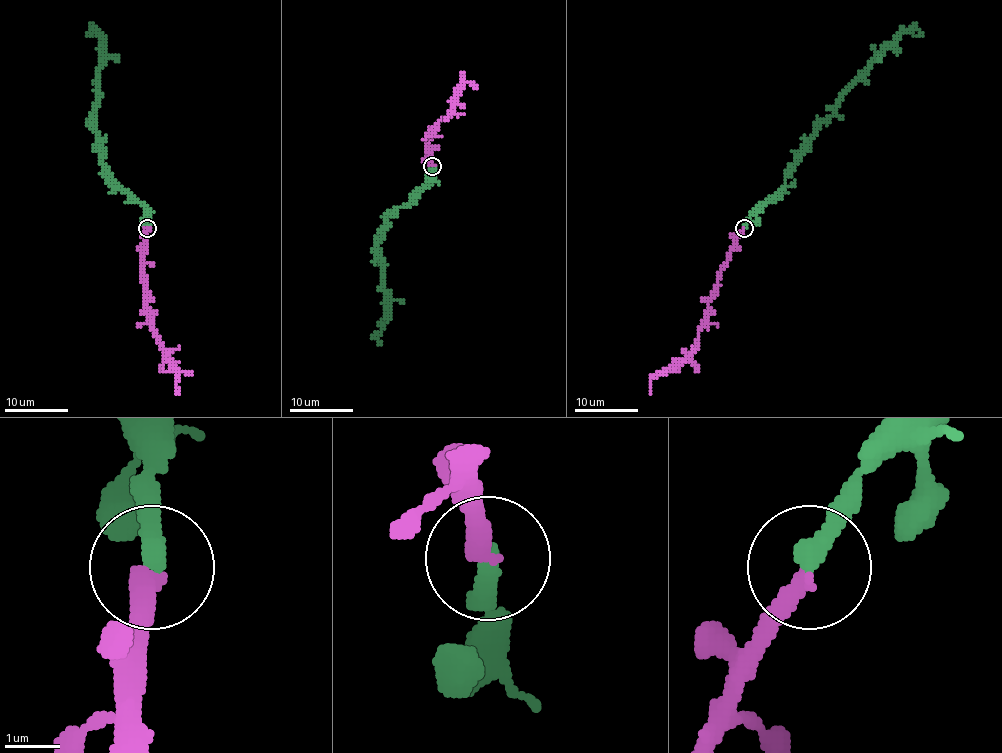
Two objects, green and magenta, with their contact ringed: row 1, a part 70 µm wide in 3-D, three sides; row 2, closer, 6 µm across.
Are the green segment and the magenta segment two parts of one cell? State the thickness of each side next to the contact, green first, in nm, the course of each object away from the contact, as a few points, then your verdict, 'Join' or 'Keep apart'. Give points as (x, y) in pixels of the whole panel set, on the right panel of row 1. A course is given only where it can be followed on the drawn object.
Thickness 400 nm (green) against 400 nm. Course of green: (744, 228), (744, 224), (779, 190), (803, 145), (832, 113), (838, 97), (899, 36), (915, 27), (922, 35). Course of magenta: (744, 228), (720, 273), (698, 345), (651, 380), (651, 393). Join

